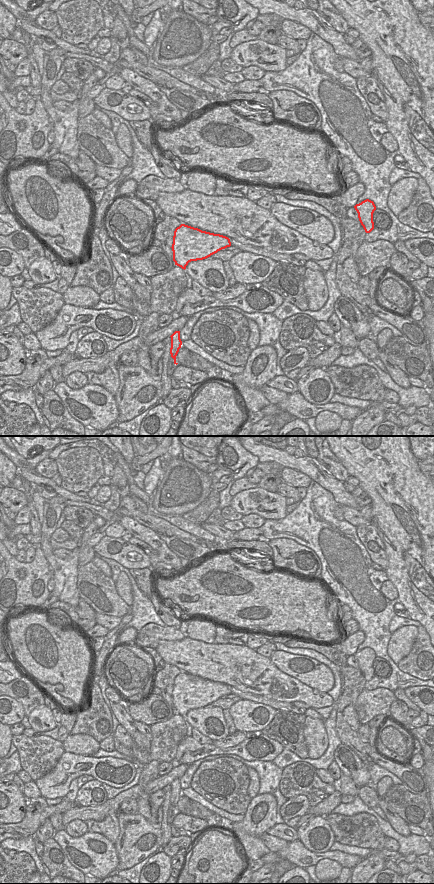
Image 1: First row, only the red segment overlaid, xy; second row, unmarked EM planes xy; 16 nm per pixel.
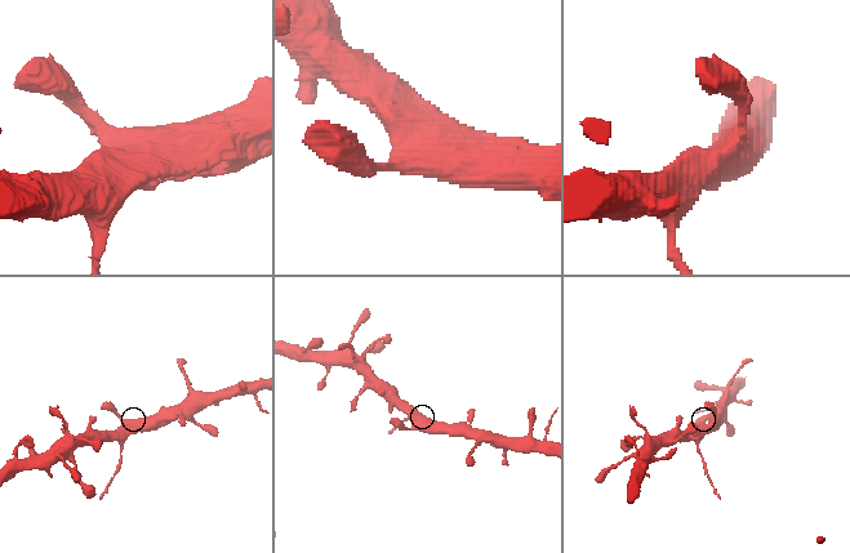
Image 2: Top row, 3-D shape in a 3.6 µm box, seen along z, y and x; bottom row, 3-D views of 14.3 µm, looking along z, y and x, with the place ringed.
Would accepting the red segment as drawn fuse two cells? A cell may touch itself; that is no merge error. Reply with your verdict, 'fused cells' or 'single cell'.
fused cells

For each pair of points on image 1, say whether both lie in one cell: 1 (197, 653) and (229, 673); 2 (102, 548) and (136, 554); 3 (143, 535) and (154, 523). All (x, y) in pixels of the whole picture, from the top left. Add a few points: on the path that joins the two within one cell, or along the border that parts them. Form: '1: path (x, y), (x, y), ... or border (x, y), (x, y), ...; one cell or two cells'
1: path (205, 660), (221, 665); one cell
2: path (110, 554), (128, 554); one cell
3: border (128, 517), (151, 528), (157, 534); two cells

